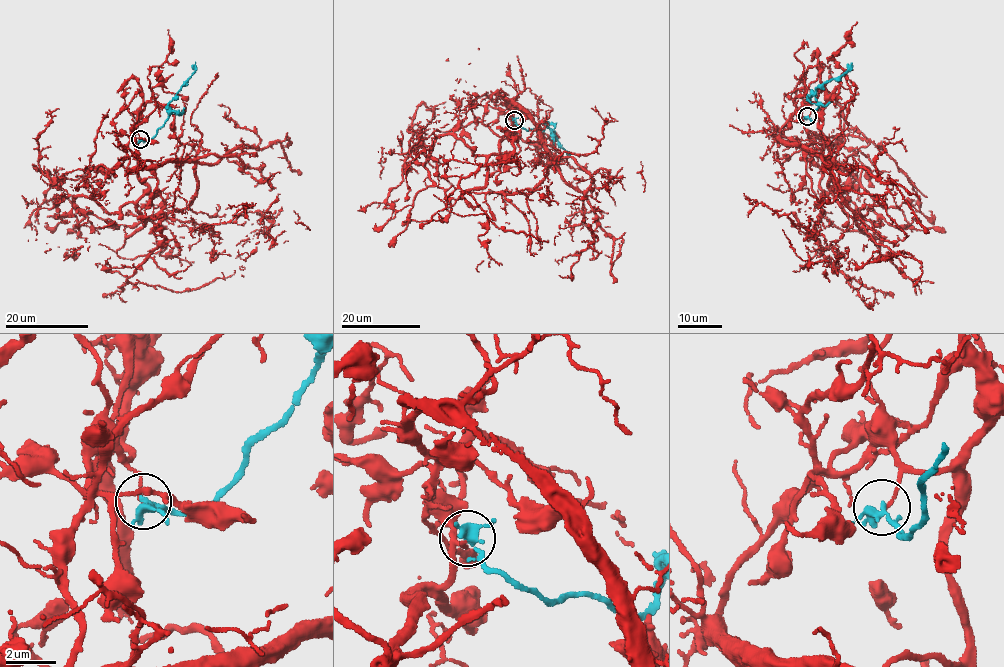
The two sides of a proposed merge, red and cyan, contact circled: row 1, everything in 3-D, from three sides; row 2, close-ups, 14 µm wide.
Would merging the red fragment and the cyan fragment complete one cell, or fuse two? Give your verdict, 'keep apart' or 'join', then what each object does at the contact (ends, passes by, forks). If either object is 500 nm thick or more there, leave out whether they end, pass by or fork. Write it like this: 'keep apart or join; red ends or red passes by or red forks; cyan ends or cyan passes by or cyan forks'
keep apart; red ends; cyan forks

